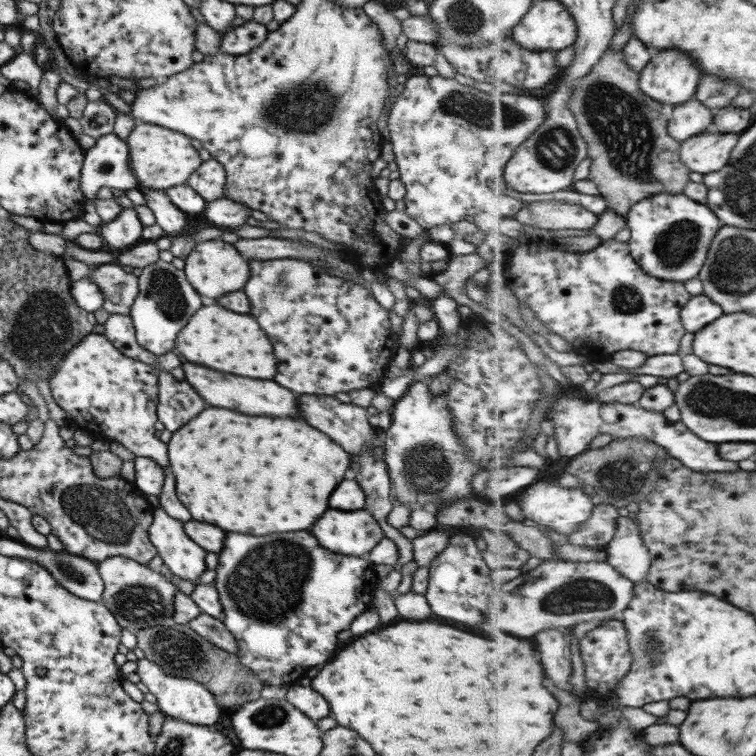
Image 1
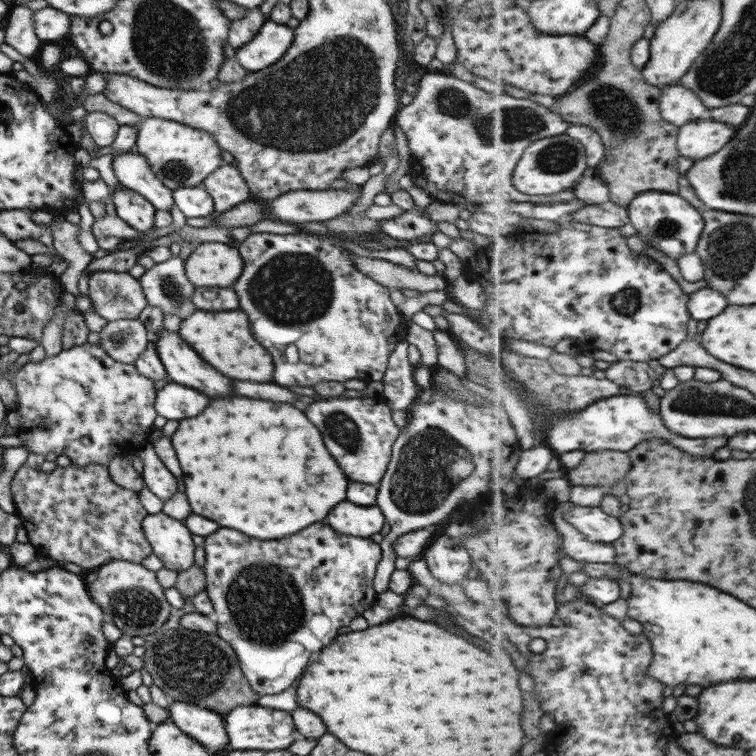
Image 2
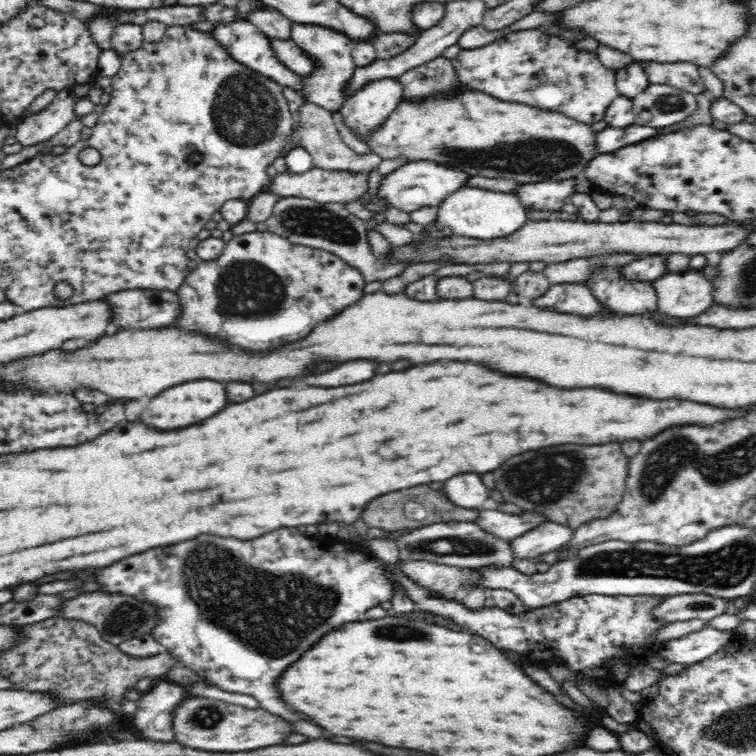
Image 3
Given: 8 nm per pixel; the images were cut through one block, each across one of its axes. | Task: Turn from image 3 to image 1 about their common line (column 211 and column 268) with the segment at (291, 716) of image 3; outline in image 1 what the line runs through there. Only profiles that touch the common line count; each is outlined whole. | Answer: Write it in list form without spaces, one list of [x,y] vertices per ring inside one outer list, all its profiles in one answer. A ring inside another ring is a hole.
[[[229,532],[225,534],[223,540],[223,548],[217,554],[218,564],[215,568],[216,577],[213,585],[219,597],[219,604],[222,610],[222,623],[225,628],[233,635],[233,639],[237,641],[237,659],[243,666],[253,671],[263,684],[267,685],[295,685],[301,680],[297,678],[305,678],[305,668],[321,664],[323,660],[333,656],[335,650],[335,636],[341,630],[347,630],[355,616],[359,616],[361,612],[371,607],[374,598],[374,588],[377,586],[377,577],[375,575],[374,566],[362,556],[345,556],[345,554],[335,554],[331,550],[321,548],[311,534],[307,532],[295,532],[295,534],[269,534],[269,536],[247,536],[247,534],[235,534]]]

